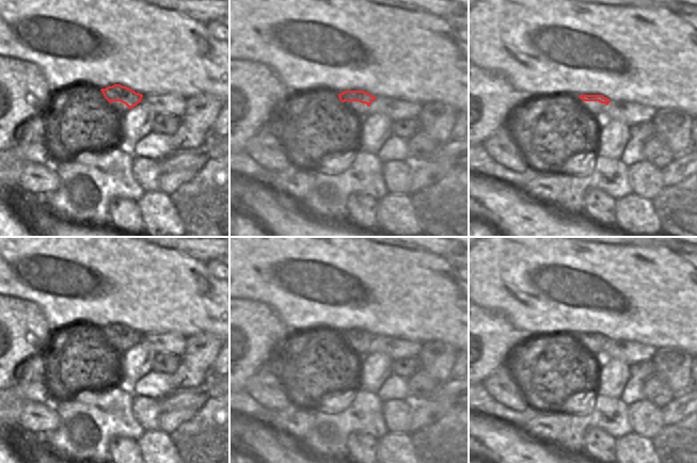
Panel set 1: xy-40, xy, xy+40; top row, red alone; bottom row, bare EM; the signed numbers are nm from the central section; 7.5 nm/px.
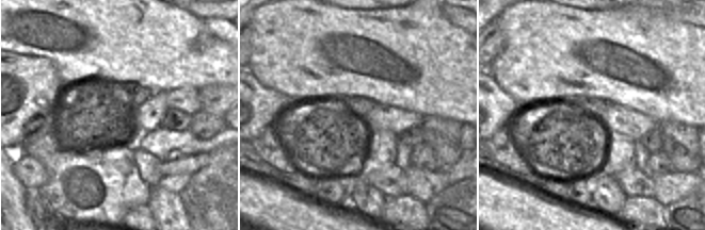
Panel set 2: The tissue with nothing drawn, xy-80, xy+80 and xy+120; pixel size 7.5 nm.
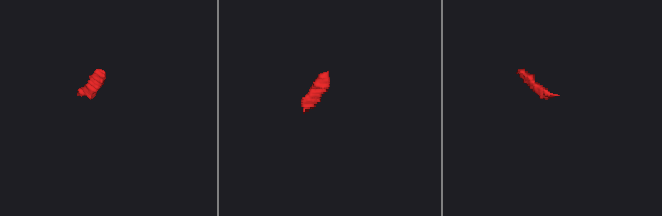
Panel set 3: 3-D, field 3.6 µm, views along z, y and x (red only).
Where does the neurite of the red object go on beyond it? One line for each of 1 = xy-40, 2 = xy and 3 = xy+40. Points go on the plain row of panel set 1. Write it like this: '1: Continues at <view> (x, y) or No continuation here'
1: No continuation here
2: No continuation here
3: No continuation here.

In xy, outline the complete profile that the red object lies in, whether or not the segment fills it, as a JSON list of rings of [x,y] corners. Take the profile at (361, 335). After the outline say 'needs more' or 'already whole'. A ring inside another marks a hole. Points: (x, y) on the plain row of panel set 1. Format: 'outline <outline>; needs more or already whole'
outline [[[345,330],[338,333],[339,339],[345,340],[360,340],[366,342],[367,346],[376,338],[375,335],[364,331],[364,330]]]; already whole

